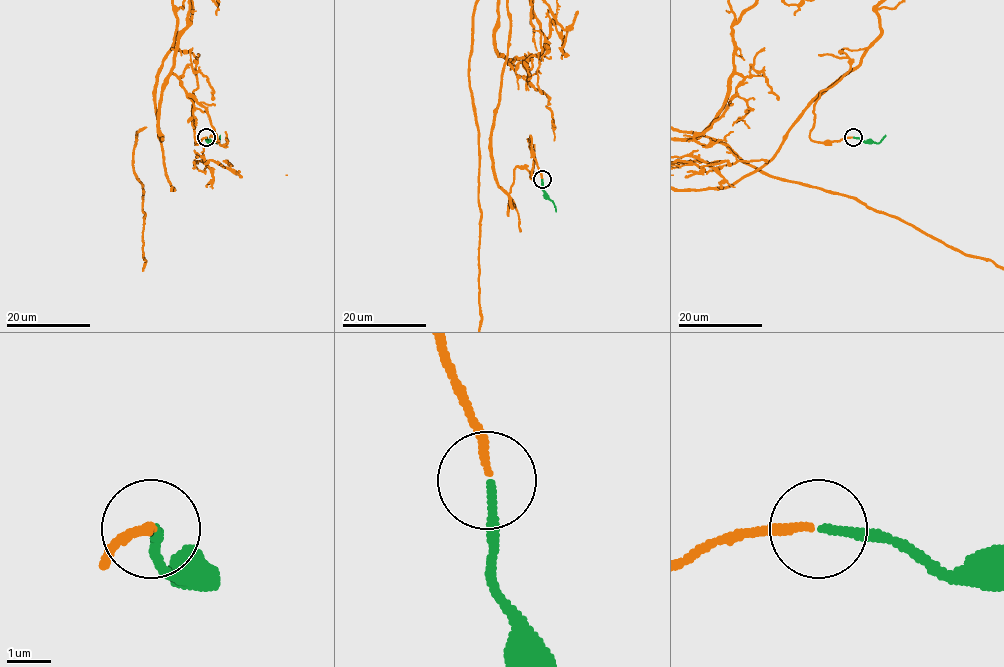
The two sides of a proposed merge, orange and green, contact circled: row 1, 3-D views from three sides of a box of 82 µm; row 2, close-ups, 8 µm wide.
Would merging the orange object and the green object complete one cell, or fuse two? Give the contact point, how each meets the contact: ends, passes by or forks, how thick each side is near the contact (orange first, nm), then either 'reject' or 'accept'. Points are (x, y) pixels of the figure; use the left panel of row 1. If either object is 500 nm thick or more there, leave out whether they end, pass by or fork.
(206, 137) | orange ends | green ends | 200/180 nm | accept

